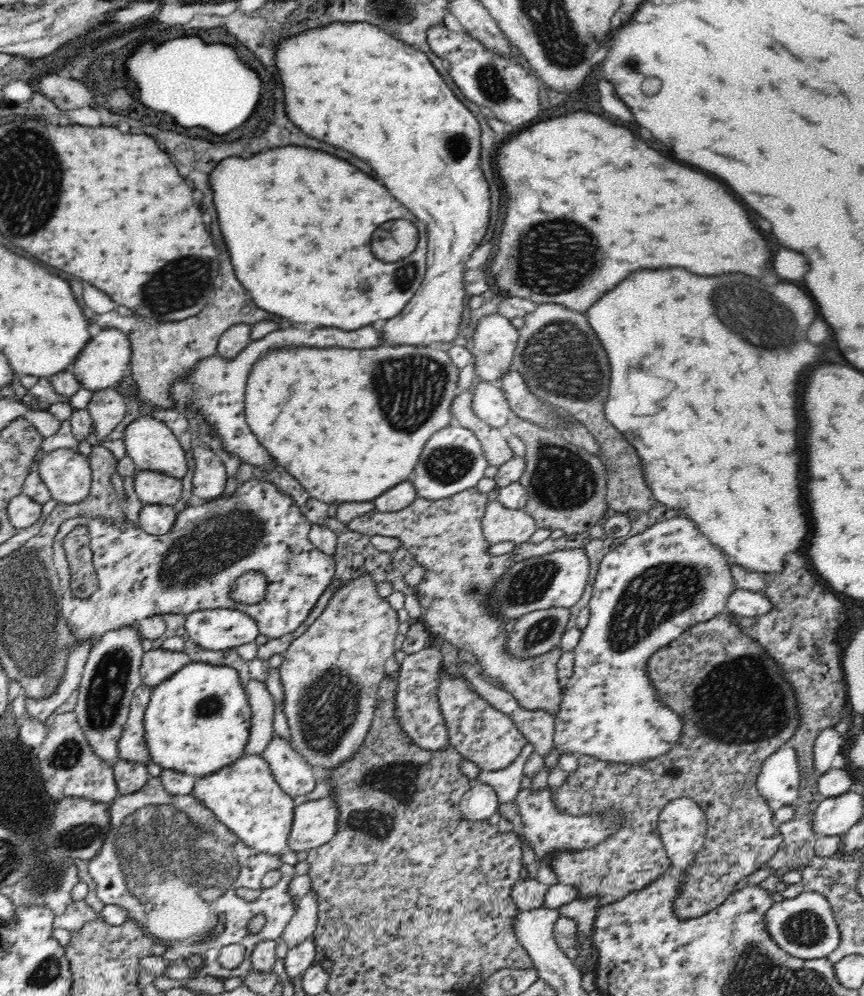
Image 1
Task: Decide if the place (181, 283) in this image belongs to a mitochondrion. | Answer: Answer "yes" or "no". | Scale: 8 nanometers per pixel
yes

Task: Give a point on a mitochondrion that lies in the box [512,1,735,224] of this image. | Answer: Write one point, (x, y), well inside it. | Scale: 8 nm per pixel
(630, 63)

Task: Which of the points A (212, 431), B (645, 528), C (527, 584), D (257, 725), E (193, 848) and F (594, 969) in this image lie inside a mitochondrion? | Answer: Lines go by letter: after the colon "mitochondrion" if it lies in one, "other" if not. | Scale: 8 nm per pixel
A: other
B: other
C: mitochondrion
D: other
E: mitochondrion
F: other

